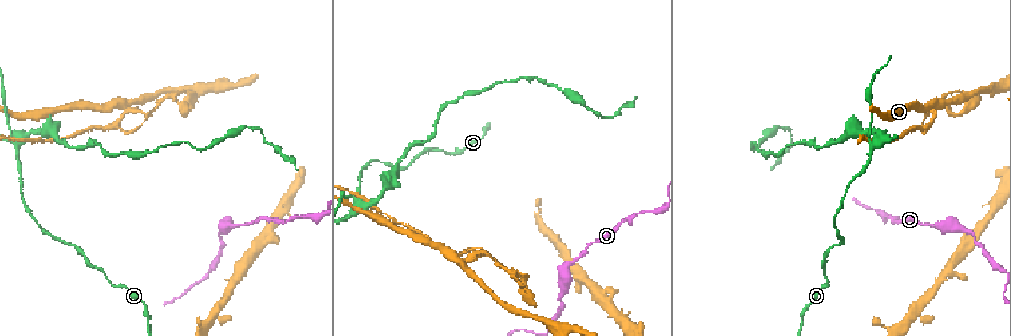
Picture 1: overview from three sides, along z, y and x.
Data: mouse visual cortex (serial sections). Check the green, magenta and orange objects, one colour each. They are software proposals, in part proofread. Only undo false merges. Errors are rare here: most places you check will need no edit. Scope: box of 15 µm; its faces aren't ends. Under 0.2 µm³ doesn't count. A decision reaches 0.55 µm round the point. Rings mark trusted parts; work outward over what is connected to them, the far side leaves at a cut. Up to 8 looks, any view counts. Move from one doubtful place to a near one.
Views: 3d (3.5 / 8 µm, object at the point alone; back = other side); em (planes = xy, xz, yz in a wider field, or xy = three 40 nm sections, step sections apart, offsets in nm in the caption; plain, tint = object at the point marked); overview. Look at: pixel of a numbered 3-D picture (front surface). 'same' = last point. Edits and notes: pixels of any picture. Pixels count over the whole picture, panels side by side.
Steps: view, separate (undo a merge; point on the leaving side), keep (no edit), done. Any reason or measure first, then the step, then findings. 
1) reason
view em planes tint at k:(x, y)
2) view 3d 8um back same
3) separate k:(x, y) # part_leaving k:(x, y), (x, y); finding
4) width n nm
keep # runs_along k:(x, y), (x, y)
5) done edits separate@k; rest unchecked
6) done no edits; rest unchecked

sharp bend
view 3d 3.5um at 1:(571, 261)

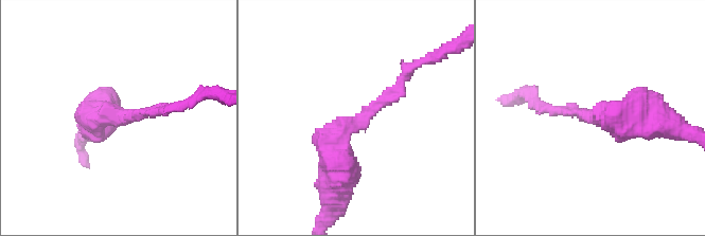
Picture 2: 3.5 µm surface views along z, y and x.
now the EM
view em xy step 2 plain at 2:(353, 122)

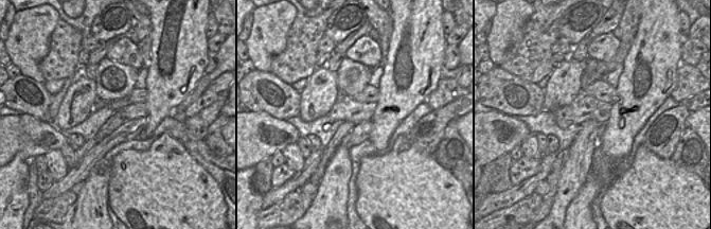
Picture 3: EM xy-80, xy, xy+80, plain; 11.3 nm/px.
with the object marked
view em xy step 2 tint same

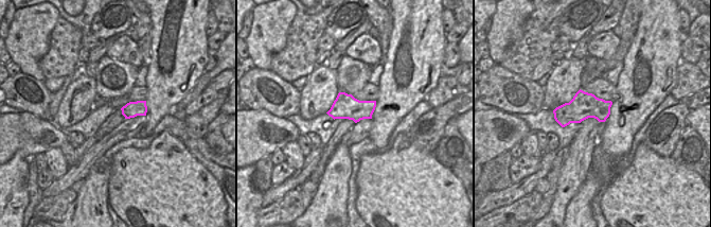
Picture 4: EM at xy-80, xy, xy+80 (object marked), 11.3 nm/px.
keep # all the same cell

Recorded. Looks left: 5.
thick turns thin
view 3d 8um at 1:(460, 265)

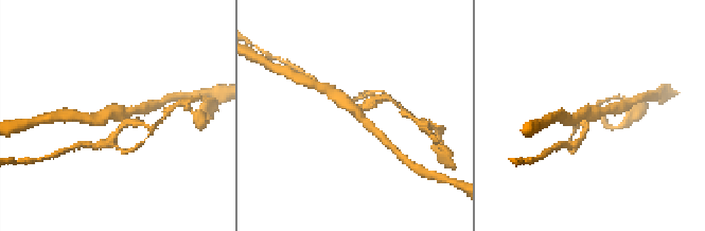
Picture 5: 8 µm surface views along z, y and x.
zoom in
view 3d 3.5um at 5:(119, 118)

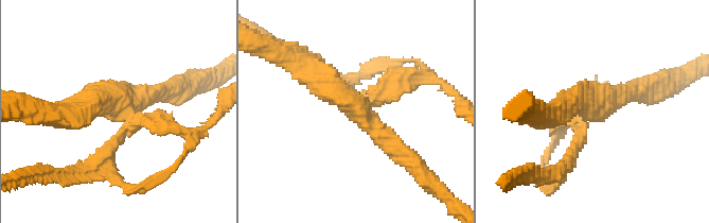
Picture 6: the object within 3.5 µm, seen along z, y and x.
arms 4; arm_widths 150, 150, 300, 350 nm
view em xy step 5 tint at 6:(356, 109)

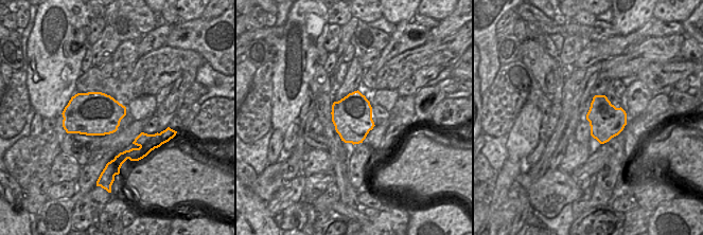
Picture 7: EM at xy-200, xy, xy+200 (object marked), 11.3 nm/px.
separate 6:(163, 116) # part_leaving 6:(130, 120), (195, 133), (215, 117); two cells meet here

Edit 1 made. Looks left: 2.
done edits separate@6; rest unchecked

